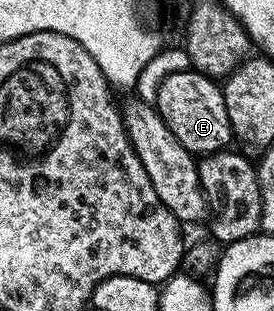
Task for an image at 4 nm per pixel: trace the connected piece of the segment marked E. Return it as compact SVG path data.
M185 70L170 72L158 84L156 107L162 121L176 134L180 146L192 154L220 152L226 143L234 140L234 131L228 122L228 106L224 102L222 84L217 79L205 76L203 72Z

